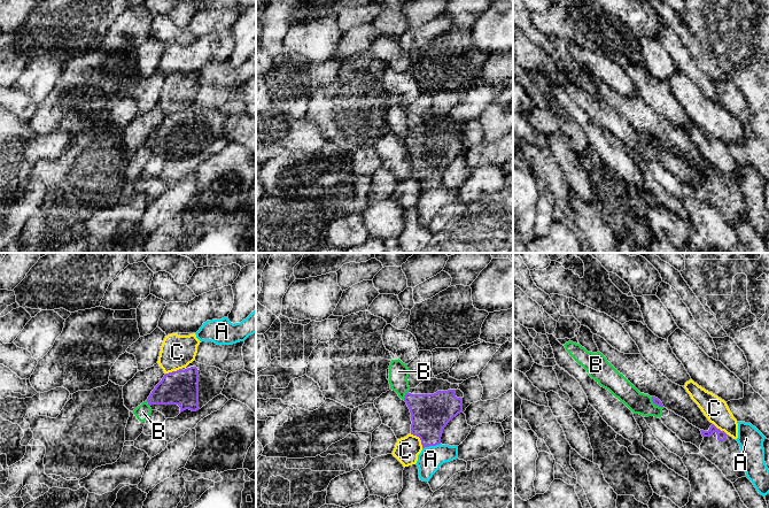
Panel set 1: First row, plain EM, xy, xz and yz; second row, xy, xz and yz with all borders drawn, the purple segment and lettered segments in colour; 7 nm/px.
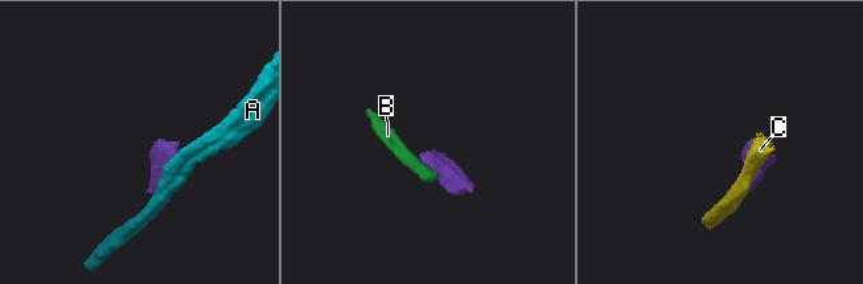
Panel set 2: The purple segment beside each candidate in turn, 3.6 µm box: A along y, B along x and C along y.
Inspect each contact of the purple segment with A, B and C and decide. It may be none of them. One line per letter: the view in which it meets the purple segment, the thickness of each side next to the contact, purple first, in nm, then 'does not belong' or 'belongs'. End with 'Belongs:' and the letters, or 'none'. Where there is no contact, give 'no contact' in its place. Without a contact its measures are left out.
A: xz | 280/170 nm | does not belong
B: xz | 280/140 nm | does not belong
C: xz | 280/180 nm | does not belong
Belongs: none

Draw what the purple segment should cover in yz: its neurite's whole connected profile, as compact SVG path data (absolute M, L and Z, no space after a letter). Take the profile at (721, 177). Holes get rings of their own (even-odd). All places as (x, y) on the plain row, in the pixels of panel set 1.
M714 167L710 168L708 174L700 174L704 179L700 195L715 207L728 223L735 225L738 221L747 220L744 198L736 182Z

